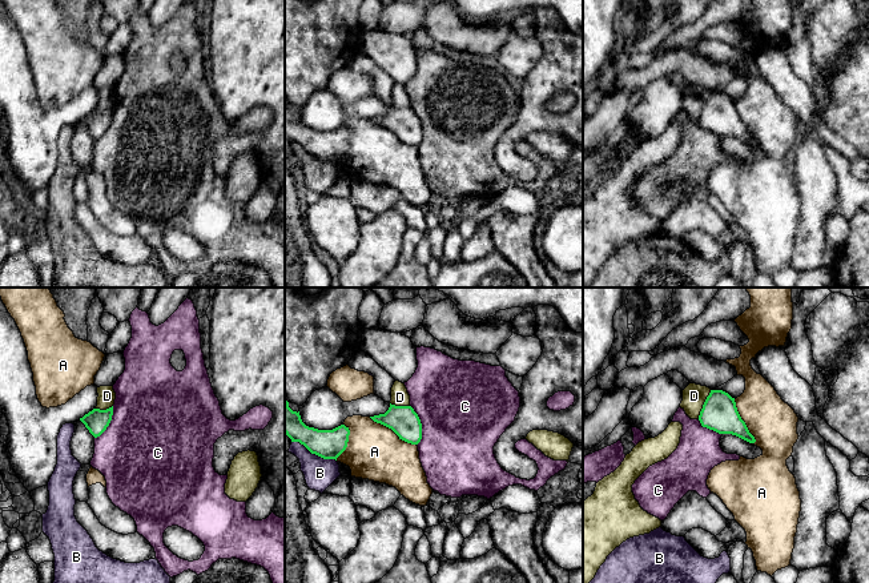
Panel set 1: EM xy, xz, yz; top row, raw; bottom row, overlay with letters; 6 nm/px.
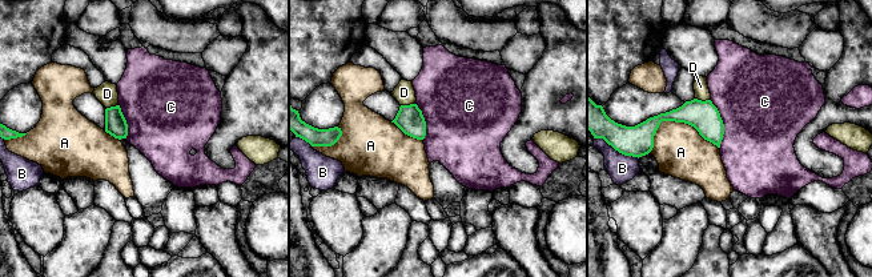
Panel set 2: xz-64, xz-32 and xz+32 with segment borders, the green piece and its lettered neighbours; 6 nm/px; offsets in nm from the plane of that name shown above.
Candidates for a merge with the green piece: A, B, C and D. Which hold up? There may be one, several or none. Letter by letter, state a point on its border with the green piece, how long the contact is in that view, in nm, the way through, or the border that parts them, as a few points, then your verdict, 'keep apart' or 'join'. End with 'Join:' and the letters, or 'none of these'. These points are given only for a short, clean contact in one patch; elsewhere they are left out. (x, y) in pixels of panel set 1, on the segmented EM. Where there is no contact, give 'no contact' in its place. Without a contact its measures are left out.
A: xz (393, 430) | 340 nm | keep apart
B: xz (314, 453) | 300 nm | keep apart
C: xz (421, 425) | 260 nm | keep apart
D: yz (704, 403) | 190 nm | keep apart
Join: none of these

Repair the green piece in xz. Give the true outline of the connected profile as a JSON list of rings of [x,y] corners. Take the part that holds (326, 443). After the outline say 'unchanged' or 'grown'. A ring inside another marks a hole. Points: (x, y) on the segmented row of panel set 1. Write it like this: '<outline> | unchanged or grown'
[[[285,399],[285,434],[291,442],[299,442],[311,454],[323,459],[335,459],[346,450],[350,430],[341,425],[333,430],[318,430],[306,426],[299,411],[293,411]]] | unchanged

